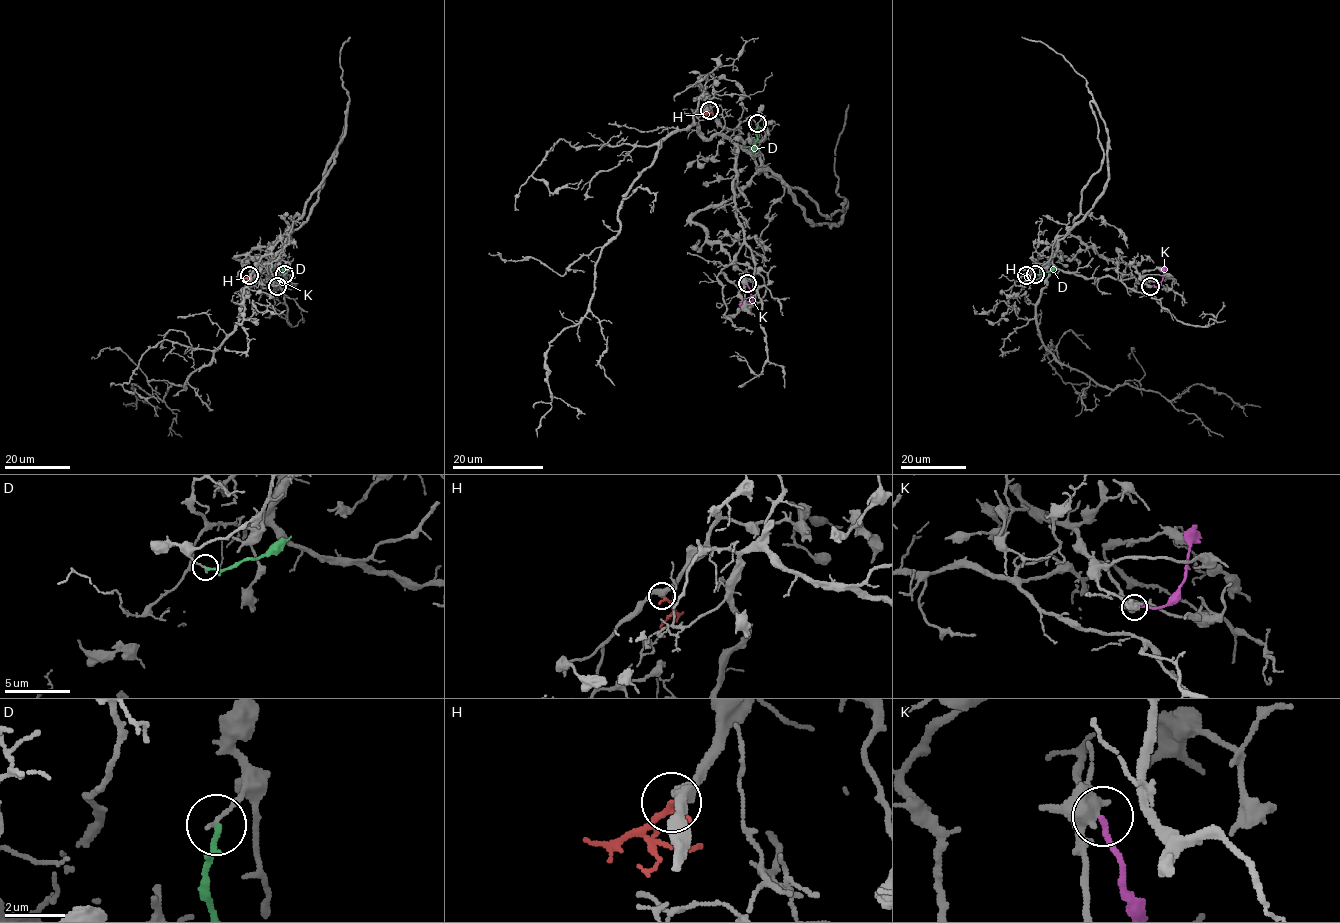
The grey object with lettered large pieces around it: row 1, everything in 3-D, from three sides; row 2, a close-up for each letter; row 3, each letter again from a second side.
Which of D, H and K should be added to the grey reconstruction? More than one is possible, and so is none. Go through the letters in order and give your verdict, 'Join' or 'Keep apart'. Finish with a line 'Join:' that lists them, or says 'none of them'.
D: Keep apart
H: Keep apart
K: Keep apart
Join: none of them

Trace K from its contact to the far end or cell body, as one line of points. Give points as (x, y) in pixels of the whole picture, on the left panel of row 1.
K: (277, 286), (281, 276), (273, 266)

